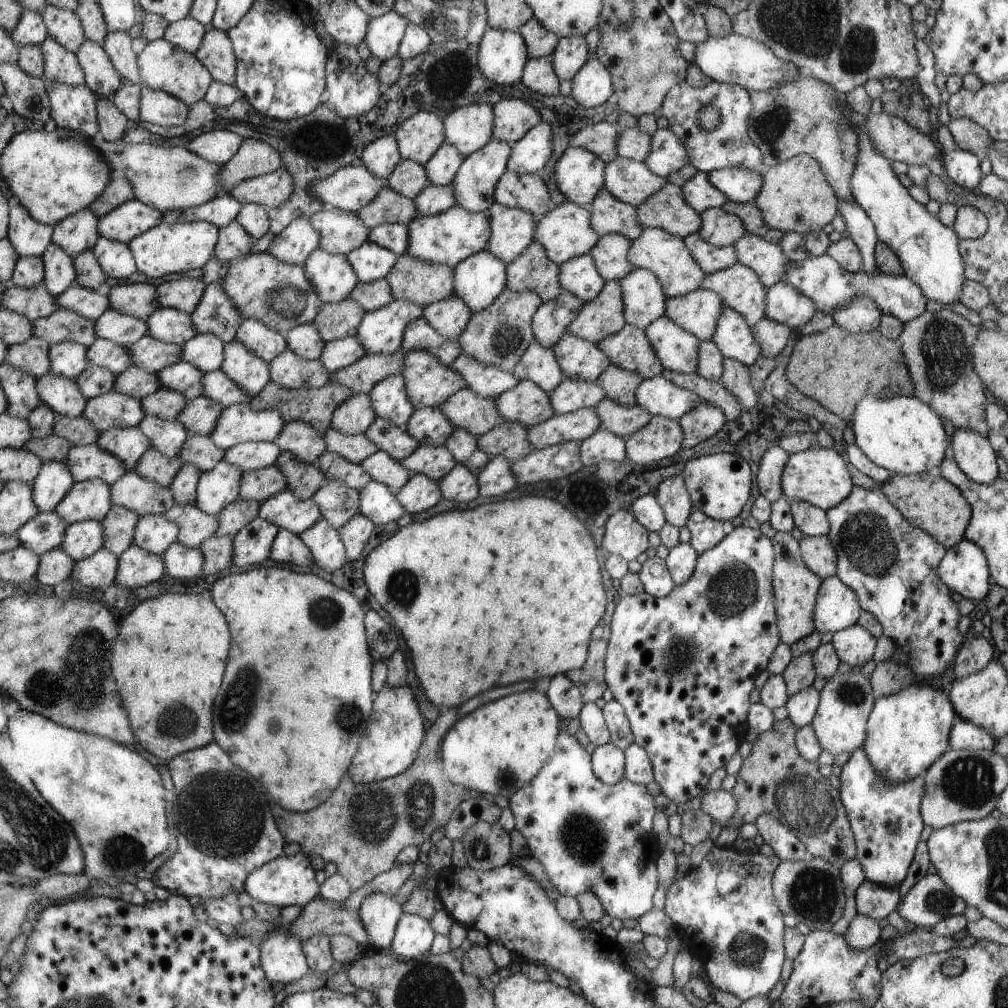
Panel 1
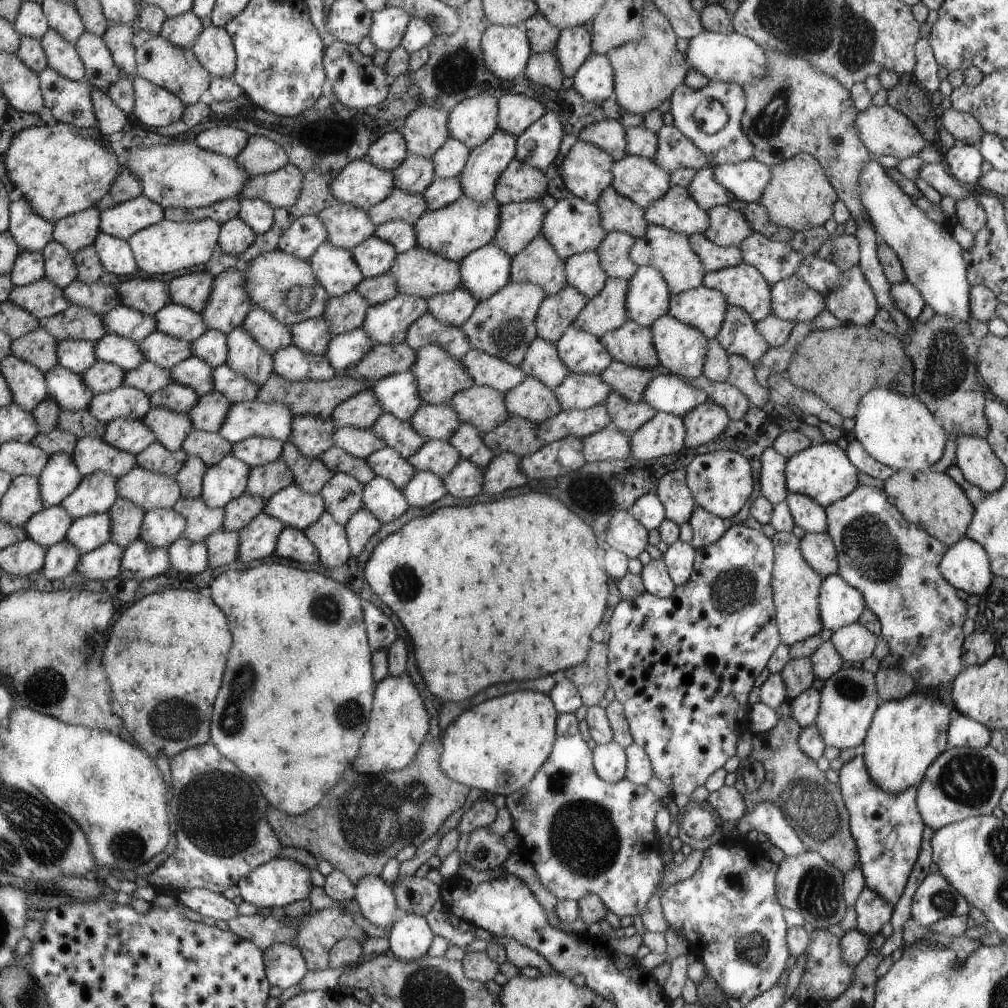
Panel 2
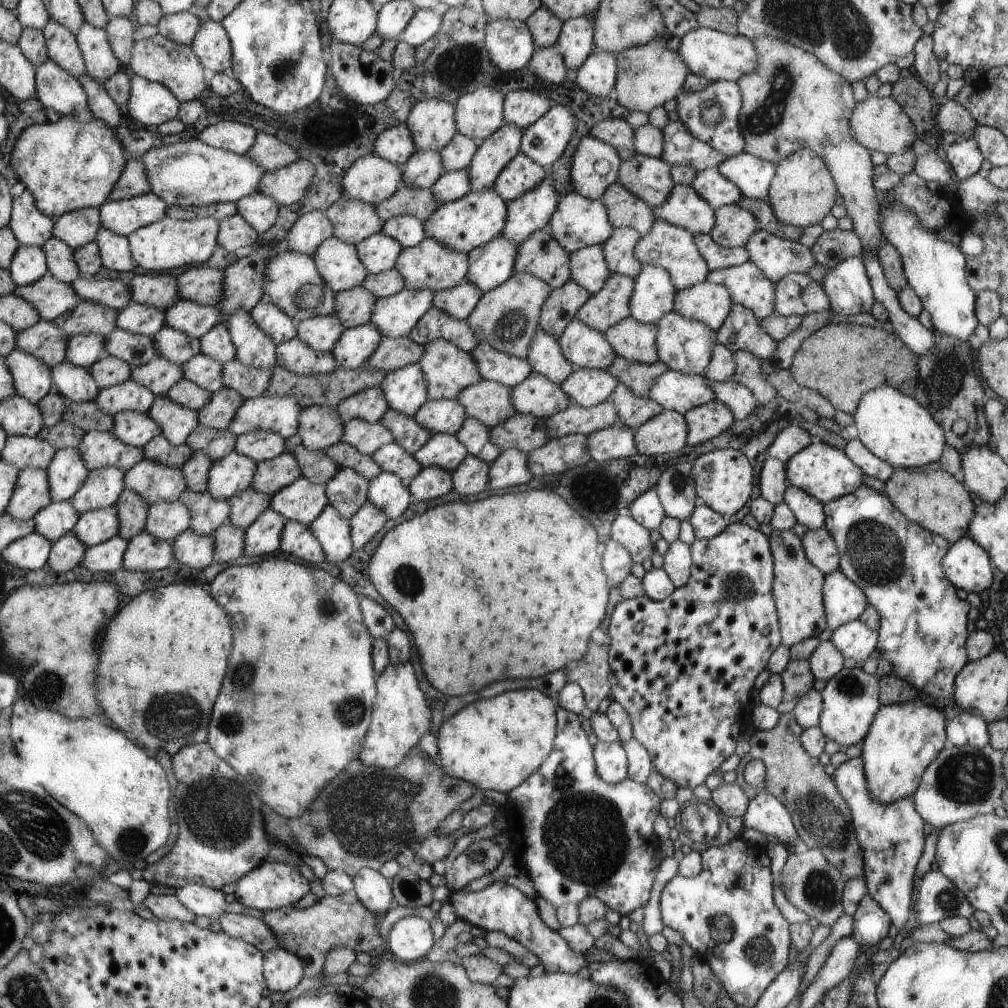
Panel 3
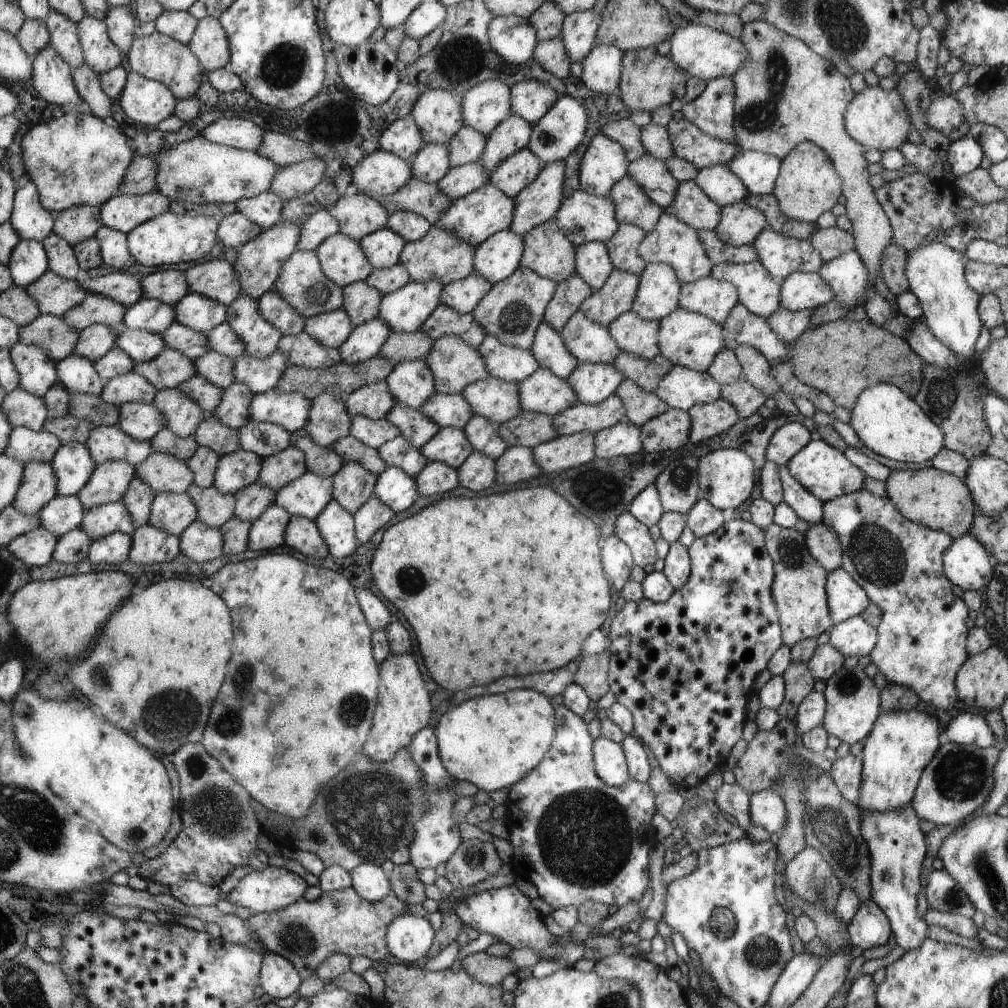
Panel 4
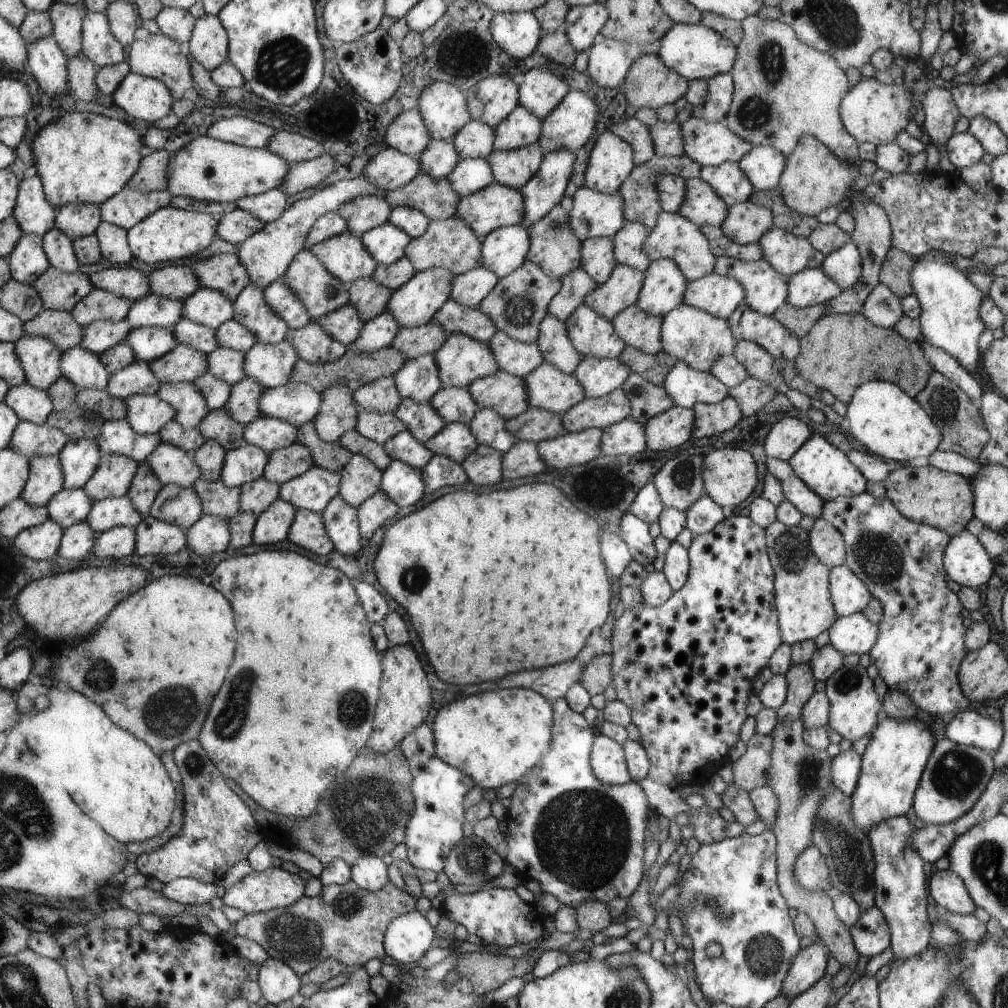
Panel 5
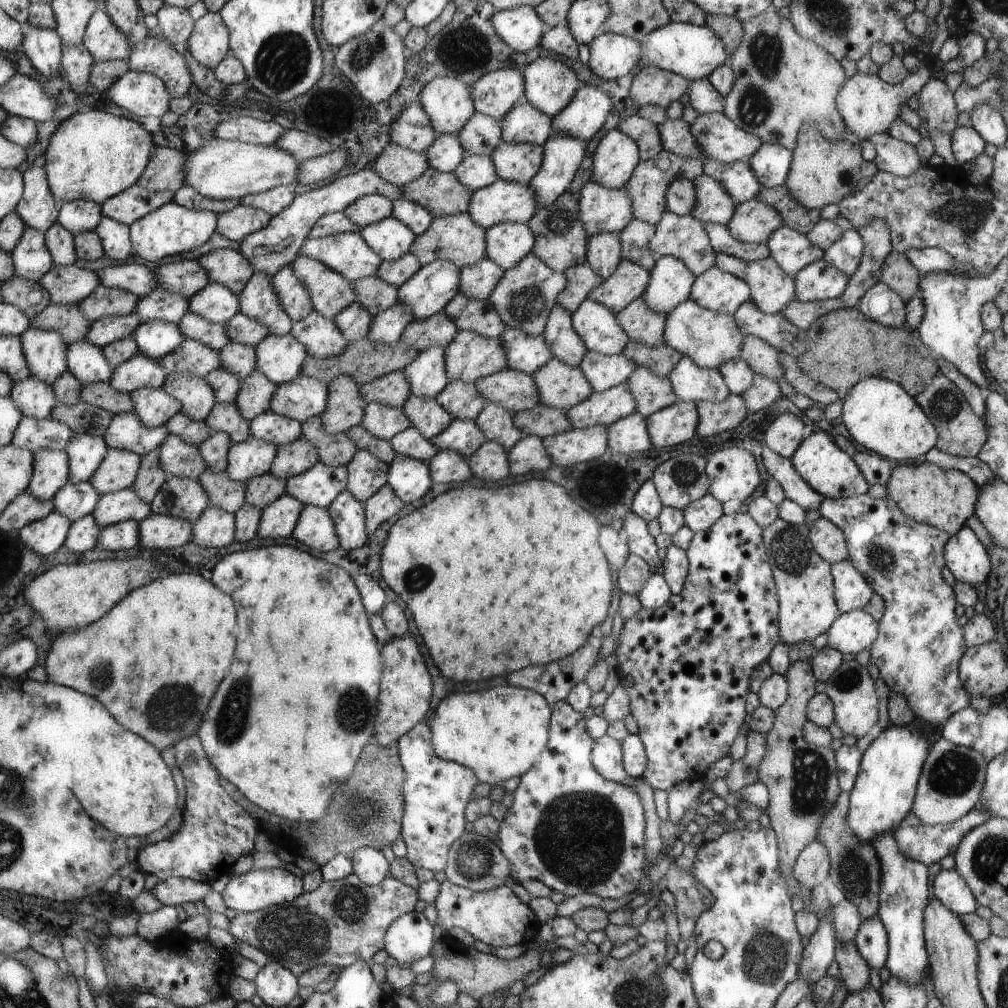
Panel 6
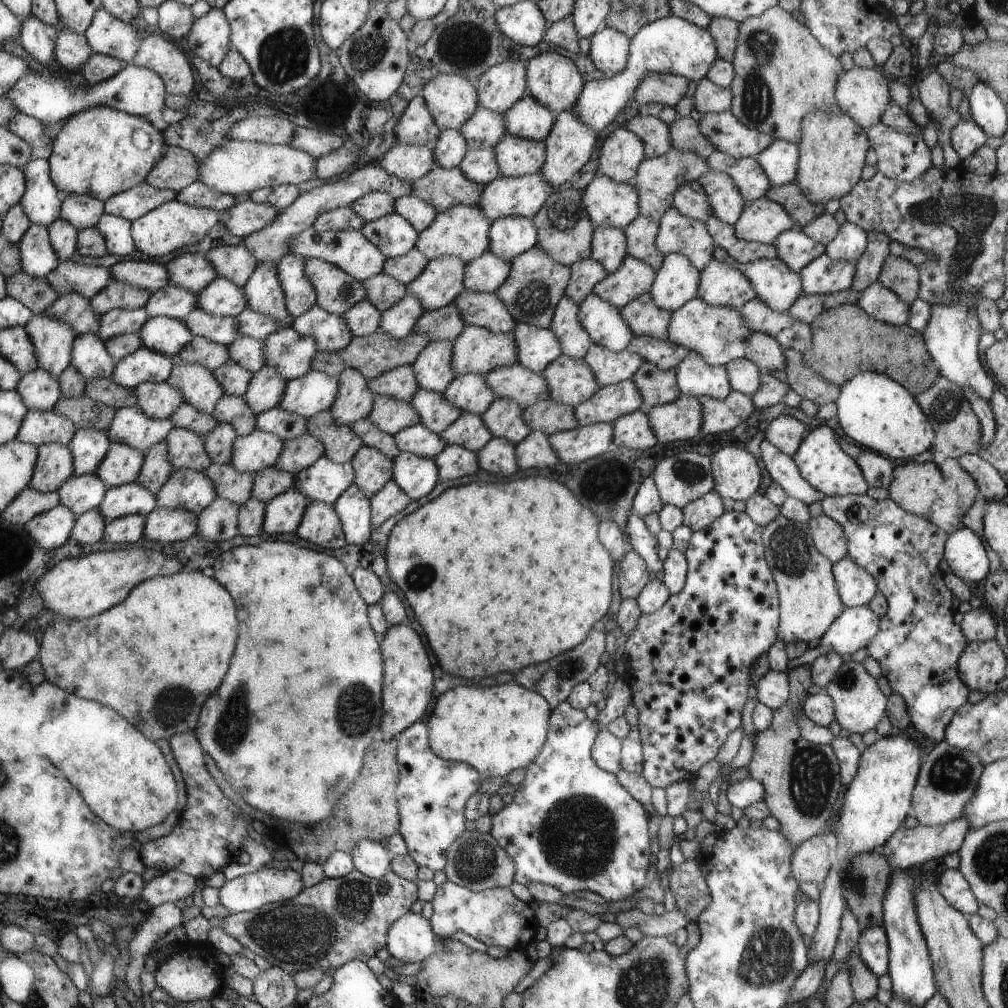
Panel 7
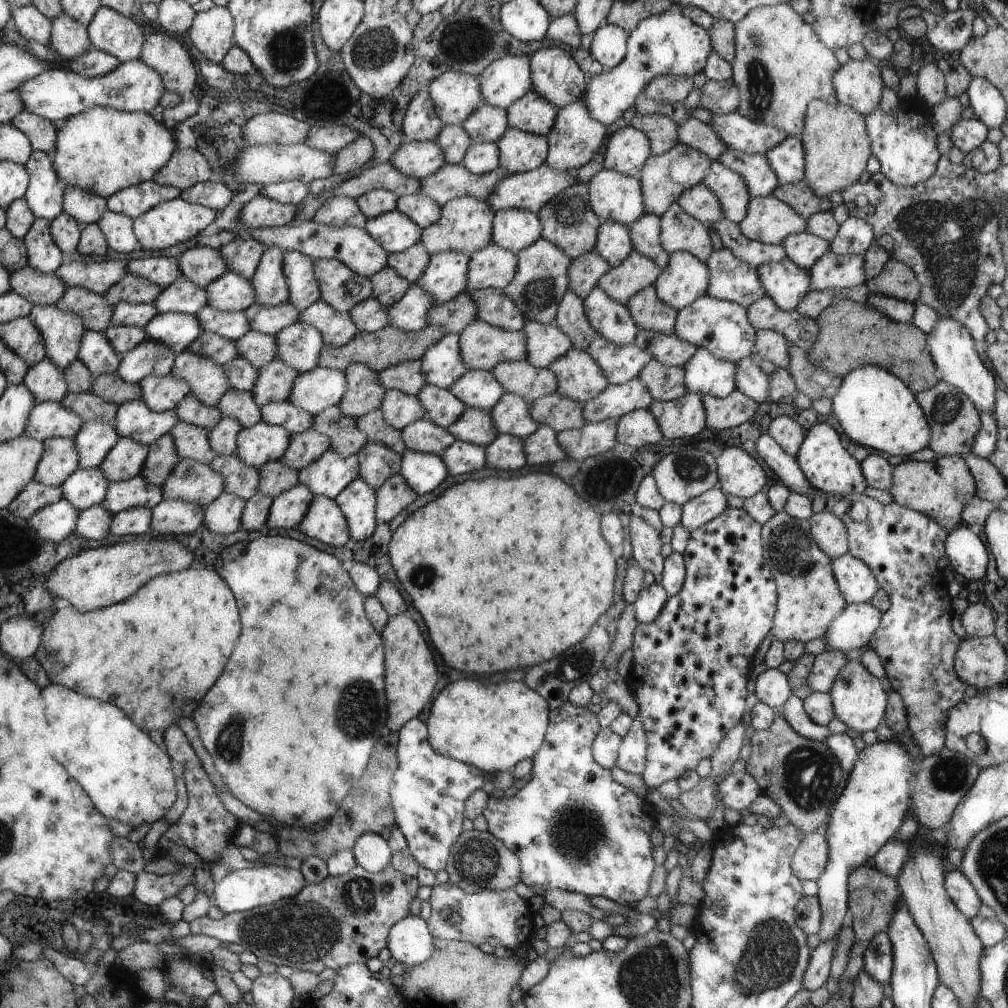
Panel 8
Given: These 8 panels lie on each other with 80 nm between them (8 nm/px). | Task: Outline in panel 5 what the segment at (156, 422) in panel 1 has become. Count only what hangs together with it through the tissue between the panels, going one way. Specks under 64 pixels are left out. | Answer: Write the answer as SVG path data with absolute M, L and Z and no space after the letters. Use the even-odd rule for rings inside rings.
M164 383L157 395L176 408L175 421L182 428L194 430L210 414L206 398L194 383Z

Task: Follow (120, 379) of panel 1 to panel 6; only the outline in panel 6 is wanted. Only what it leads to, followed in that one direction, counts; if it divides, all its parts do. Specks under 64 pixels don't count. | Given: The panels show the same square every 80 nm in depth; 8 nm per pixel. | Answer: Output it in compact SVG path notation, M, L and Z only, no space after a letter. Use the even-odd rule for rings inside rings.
M184 339L173 353L163 356L159 363L168 375L190 373L205 377L221 367L219 351L194 339Z

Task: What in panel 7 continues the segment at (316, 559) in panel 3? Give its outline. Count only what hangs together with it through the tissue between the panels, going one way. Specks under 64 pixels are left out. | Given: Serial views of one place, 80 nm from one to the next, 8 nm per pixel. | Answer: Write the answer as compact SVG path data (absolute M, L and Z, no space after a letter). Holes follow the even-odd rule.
M312 501L307 506L306 515L295 533L326 551L342 548L347 543L337 512L333 505L324 501Z

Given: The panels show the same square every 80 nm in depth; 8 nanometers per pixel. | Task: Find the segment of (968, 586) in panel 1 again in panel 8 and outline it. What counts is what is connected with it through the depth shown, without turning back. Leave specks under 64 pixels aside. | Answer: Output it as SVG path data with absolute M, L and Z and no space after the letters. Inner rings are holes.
M960 525L948 534L945 554L952 570L968 580L982 580L986 574L988 548L968 526Z

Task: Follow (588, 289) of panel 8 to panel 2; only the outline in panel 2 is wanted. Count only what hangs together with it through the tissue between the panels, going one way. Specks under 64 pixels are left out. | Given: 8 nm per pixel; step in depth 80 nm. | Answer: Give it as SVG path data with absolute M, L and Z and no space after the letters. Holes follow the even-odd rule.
M570 284L558 294L548 295L539 308L538 318L535 320L538 337L556 345L564 332L575 323L580 312L587 307L587 302L587 297Z

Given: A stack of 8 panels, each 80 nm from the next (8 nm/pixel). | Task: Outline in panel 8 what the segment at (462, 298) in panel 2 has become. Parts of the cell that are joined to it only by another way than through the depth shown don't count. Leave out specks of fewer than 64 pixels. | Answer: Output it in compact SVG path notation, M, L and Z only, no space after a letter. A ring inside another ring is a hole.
M491 242L471 256L468 290L503 289L512 282L516 272L517 254Z

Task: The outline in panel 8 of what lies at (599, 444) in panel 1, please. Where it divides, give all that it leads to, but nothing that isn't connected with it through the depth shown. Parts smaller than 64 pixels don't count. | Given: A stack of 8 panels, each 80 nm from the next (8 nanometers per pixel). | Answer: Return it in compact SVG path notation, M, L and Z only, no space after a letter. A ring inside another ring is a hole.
M648 409L629 412L617 419L616 440L632 448L654 446L663 439L655 416Z

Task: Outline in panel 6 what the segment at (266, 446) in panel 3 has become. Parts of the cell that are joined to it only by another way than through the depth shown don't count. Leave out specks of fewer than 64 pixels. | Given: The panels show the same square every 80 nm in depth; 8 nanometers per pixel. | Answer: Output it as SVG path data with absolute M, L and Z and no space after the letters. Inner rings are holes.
M272 411L255 416L249 423L250 436L275 447L294 443L303 434L303 425L300 421L277 415Z

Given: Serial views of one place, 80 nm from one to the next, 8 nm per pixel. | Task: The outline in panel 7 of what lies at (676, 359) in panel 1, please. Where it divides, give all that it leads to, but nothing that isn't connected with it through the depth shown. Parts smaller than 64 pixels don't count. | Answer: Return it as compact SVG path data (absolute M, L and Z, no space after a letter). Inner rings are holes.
M696 297L684 303L672 314L668 331L669 340L703 356L709 365L725 367L731 360L746 358L752 332L746 326L739 309L716 307Z

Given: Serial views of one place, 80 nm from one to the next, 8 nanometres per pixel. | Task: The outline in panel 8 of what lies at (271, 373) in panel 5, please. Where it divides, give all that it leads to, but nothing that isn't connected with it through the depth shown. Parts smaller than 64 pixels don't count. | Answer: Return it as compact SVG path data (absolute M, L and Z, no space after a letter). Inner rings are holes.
M296 321L284 327L275 338L275 358L300 375L319 364L323 334L313 326Z

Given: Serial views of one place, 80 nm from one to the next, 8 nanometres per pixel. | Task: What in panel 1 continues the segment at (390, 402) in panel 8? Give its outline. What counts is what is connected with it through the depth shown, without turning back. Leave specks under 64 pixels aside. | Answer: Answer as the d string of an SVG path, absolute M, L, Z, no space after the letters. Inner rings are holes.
M331 427L324 433L324 440L327 451L344 456L352 464L361 464L368 456L380 450L380 446L366 434L348 435Z

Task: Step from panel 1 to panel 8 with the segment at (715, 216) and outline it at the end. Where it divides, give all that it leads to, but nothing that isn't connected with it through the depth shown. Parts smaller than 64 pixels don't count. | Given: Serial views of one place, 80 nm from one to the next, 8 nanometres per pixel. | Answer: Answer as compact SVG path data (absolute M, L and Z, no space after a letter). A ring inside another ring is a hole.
M772 195L752 197L747 215L738 228L750 240L780 245L791 234L803 233L807 220L783 201Z

